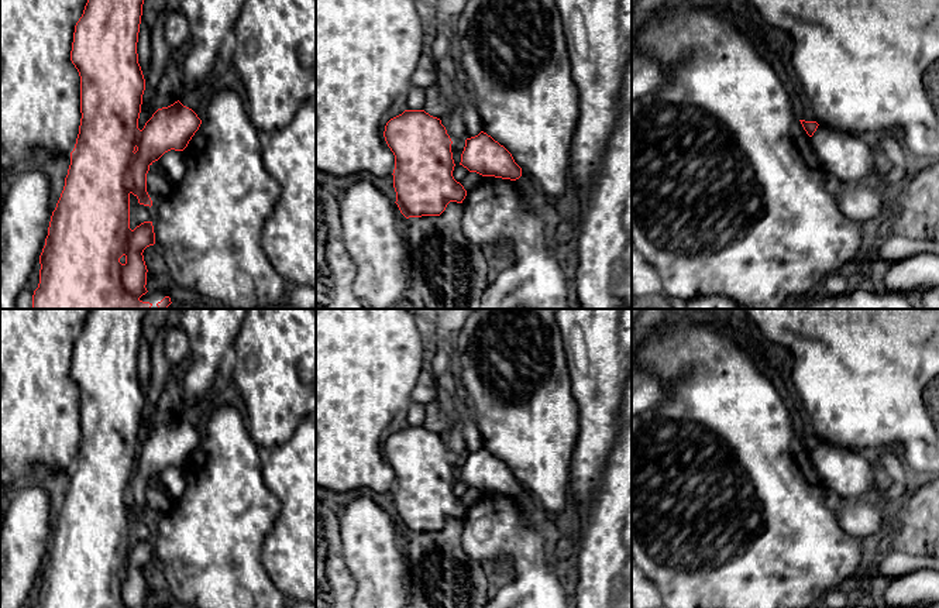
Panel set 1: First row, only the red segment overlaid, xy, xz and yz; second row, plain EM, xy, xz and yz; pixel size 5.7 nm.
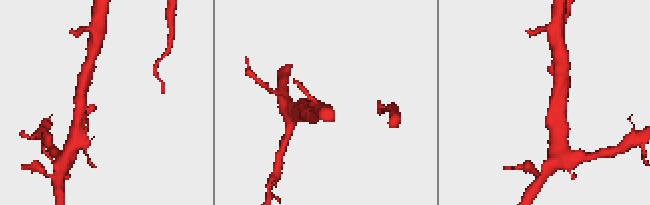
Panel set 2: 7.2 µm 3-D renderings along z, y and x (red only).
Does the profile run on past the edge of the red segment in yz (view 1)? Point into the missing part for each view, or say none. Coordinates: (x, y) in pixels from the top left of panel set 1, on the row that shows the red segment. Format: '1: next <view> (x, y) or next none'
1: next none

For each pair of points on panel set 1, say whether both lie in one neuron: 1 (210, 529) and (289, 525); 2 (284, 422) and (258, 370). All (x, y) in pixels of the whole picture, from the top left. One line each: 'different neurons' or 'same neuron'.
1: different neurons
2: same neuron

